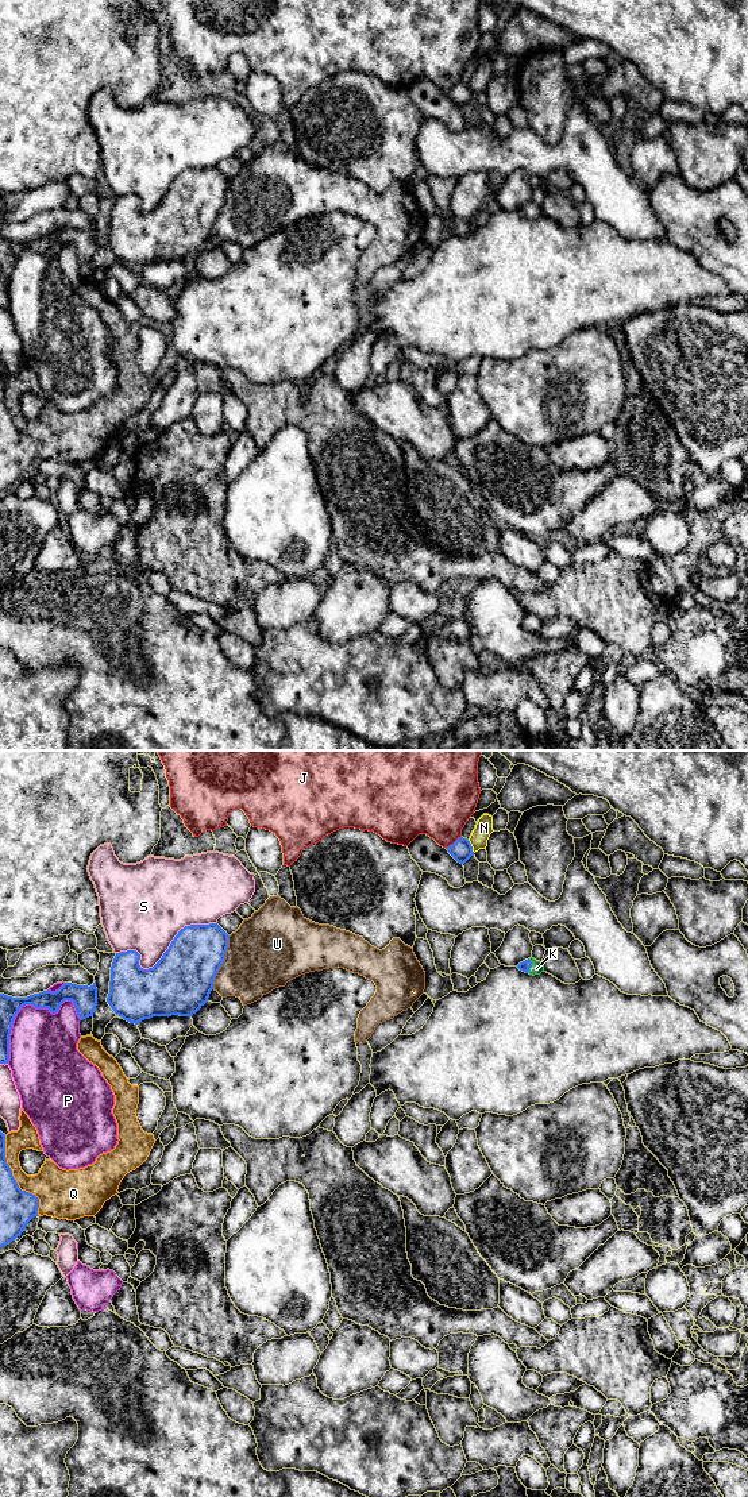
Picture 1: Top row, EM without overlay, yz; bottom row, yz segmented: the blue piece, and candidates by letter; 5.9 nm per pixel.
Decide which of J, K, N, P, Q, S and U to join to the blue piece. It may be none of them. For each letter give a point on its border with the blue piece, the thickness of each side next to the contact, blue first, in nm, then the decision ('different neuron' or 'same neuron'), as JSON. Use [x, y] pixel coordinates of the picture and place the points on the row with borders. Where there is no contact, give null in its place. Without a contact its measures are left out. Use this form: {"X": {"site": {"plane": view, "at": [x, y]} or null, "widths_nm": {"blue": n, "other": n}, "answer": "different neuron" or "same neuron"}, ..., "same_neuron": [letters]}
{"J": {"site": {"plane": "yz", "at": [454, 842]}, "widths_nm": {"blue": 120, "other": 400}, "answer": "different neuron"}, "K": {"site": {"plane": "yz", "at": [531, 965]}, "widths_nm": {"blue": 60, "other": 70}, "answer": "same neuron"}, "N": {"site": {"plane": "yz", "at": [471, 847]}, "widths_nm": {"blue": 120, "other": 110}, "answer": "different neuron"}, "P": {"site": {"plane": "yz", "at": [20, 1007]}, "widths_nm": {"blue": 120, "other": 380}, "answer": "different neuron"}, "Q": {"site": {"plane": "yz", "at": [14, 1179]}, "widths_nm": {"blue": 220, "other": 240}, "answer": "different neuron"}, "S": {"site": {"plane": "yz", "at": [164, 953]}, "widths_nm": {"blue": 380, "other": 420}, "answer": "different neuron"}, "U": {"site": {"plane": "yz", "at": [223, 961]}, "widths_nm": {"blue": 360, "other": 420}, "answer": "different neuron"}, "same_neuron": ["K"]}

